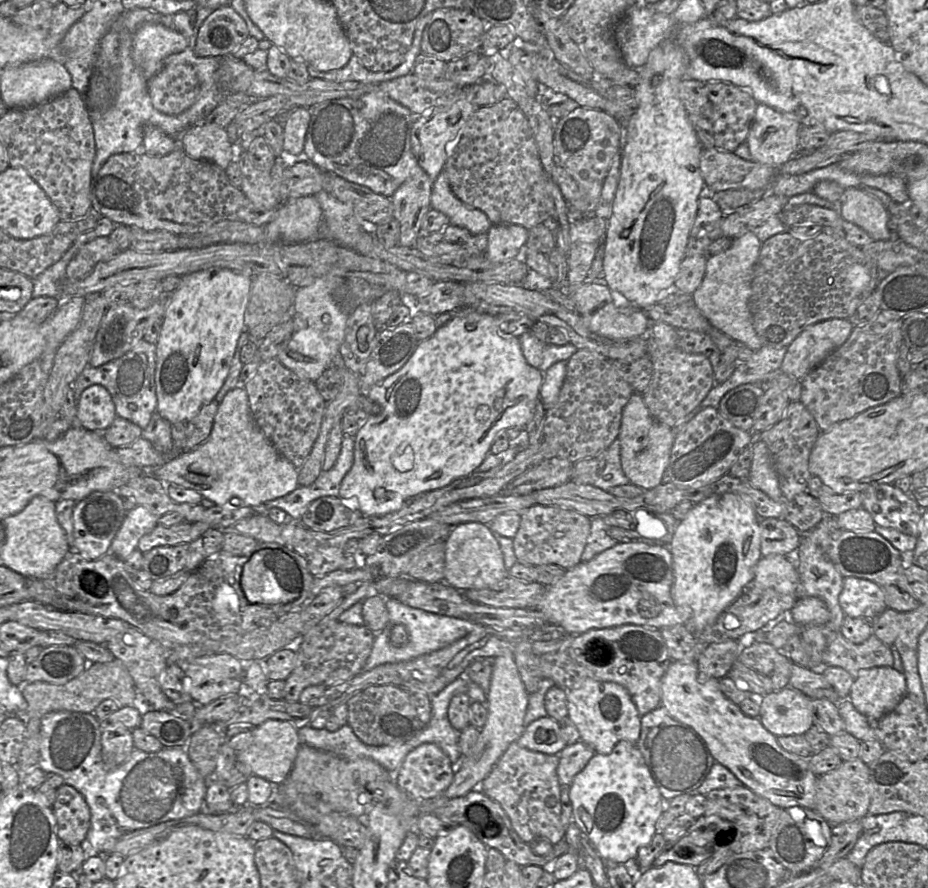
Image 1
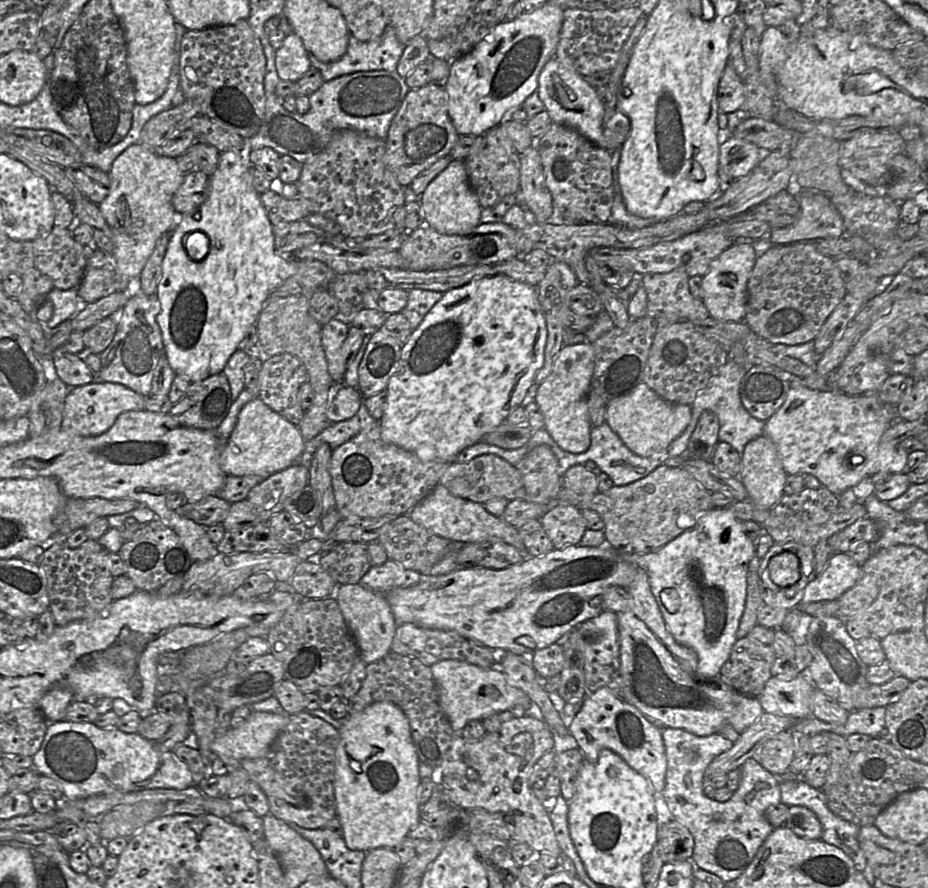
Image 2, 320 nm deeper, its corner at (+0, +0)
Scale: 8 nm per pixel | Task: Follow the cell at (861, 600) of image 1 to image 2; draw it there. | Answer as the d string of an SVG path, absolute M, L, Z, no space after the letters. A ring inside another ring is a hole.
M835 553L824 571L806 586L802 604L837 600L855 585L861 567L847 553Z

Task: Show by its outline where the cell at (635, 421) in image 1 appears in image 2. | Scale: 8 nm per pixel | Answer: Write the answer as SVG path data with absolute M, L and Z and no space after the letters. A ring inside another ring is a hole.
M645 382L631 392L608 403L606 422L636 455L650 457L657 452L666 452L670 444L680 436L690 423L691 405L673 404L661 398Z

